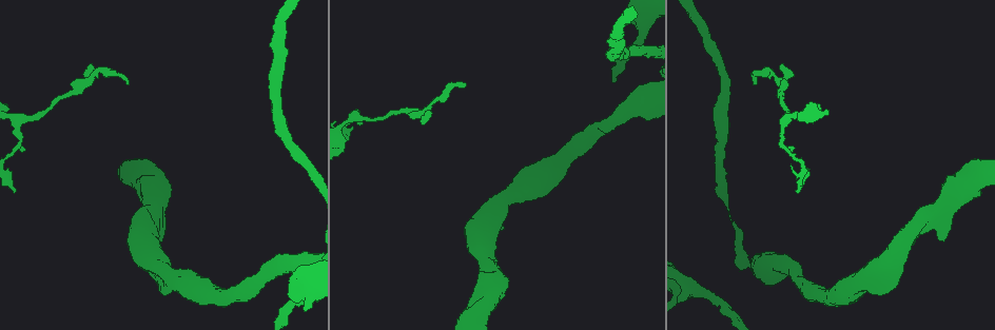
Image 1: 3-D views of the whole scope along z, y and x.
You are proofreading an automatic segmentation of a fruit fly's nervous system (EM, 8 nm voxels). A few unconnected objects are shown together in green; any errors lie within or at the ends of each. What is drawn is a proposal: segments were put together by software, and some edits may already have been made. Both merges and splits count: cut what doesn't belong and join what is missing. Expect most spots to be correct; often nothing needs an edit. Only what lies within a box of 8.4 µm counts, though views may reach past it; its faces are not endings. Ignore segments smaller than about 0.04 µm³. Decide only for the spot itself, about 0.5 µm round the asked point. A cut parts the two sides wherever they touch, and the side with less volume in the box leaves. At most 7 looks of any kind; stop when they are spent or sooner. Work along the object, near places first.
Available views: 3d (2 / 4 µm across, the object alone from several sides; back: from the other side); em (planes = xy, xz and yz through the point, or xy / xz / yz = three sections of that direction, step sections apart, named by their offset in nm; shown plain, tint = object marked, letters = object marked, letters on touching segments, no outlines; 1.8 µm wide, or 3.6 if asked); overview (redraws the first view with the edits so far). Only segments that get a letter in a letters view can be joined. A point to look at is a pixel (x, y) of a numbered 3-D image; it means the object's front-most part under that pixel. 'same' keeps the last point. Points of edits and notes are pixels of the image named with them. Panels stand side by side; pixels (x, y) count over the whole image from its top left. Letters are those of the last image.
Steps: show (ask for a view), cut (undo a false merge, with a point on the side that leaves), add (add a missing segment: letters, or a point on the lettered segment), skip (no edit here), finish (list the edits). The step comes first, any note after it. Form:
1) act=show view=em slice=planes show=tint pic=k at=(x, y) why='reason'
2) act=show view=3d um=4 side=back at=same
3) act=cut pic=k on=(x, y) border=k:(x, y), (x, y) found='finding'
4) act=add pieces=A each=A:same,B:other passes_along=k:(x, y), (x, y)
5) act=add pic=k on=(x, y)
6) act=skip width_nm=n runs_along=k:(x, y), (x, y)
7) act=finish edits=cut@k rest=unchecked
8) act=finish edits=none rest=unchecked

act=show view=em slice=planes show=letters pic=1 at=(466, 84)

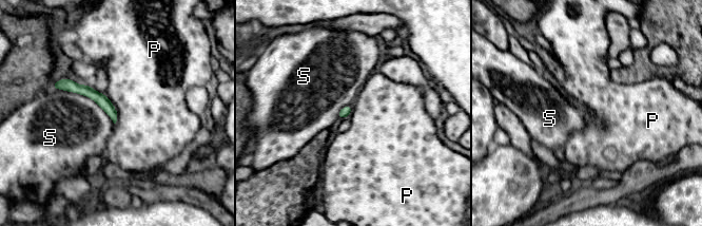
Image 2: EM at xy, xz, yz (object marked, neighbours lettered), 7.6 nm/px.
act=skip width_nm=90 each=P:other,S:other border=2:(104, 94), (115, 108), (115, 124) found='none of them fits'

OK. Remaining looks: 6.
act=show view=em slice=planes show=letters pic=1 at=(161, 288) why='stops while still wide'

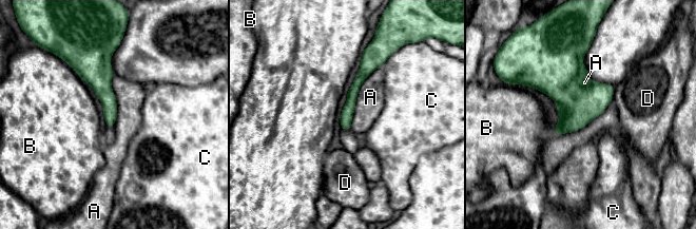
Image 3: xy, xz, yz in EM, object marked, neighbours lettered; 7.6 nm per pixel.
act=skip each=A:other,B:other,C:other,D:other runs_along=3:(369, 57), (351, 95), (343, 127) found='no lettered segment goes on from it'

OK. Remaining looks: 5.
act=show view=em slice=planes show=letters pic=1 at=(943, 237) why='free end'

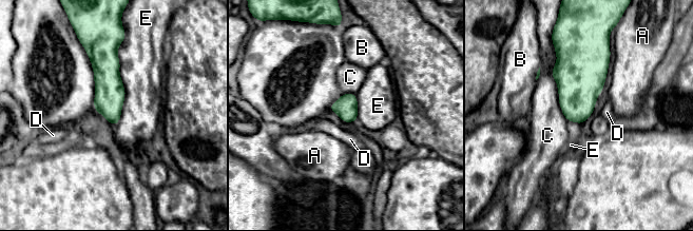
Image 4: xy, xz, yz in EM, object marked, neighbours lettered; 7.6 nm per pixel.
act=skip width_nm=180 each=A:other,B:other,C:other,D:other,E:other border=4:(123, 41), (124, 100), (114, 126) found='none of them fits'

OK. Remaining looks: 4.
act=finish edits=none rest=unchecked

